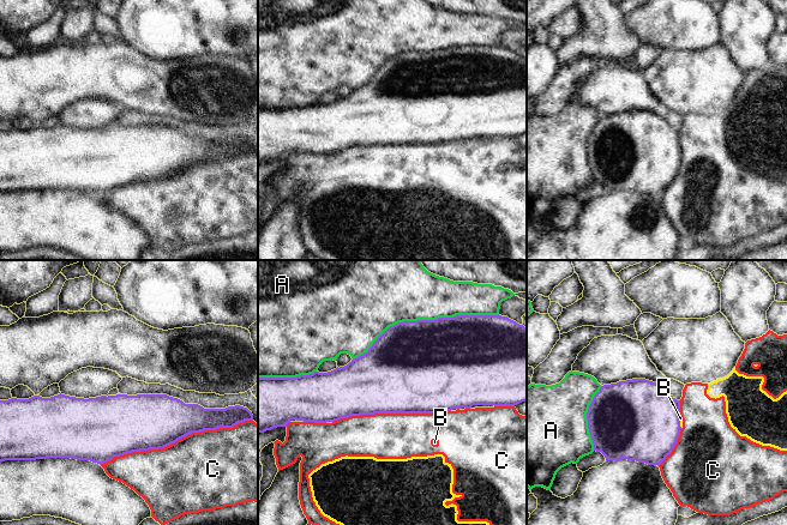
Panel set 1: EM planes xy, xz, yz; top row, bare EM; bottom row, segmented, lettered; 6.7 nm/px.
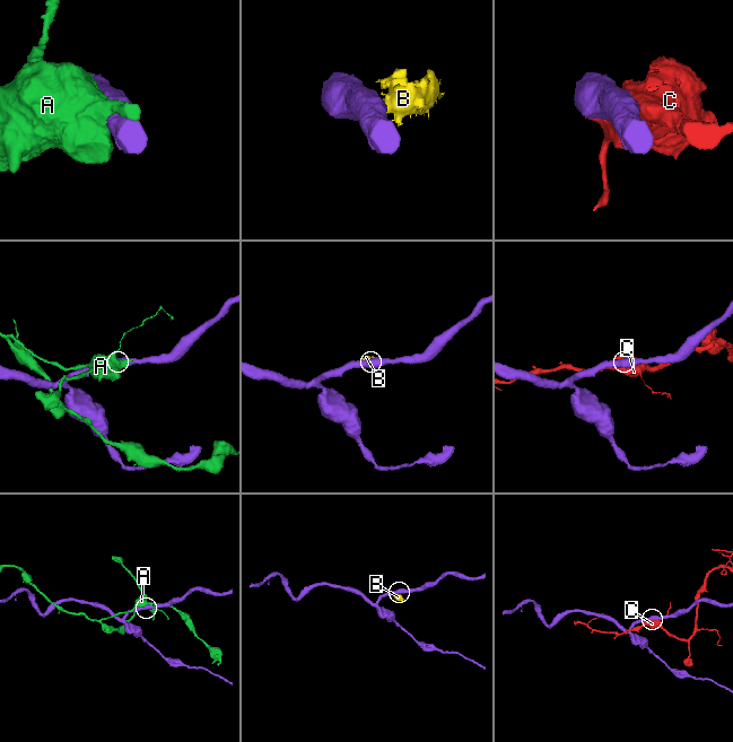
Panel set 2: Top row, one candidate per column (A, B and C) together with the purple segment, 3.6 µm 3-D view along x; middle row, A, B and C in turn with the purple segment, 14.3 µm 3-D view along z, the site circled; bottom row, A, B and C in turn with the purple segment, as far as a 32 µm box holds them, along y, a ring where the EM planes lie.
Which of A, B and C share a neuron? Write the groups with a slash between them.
A / B C

